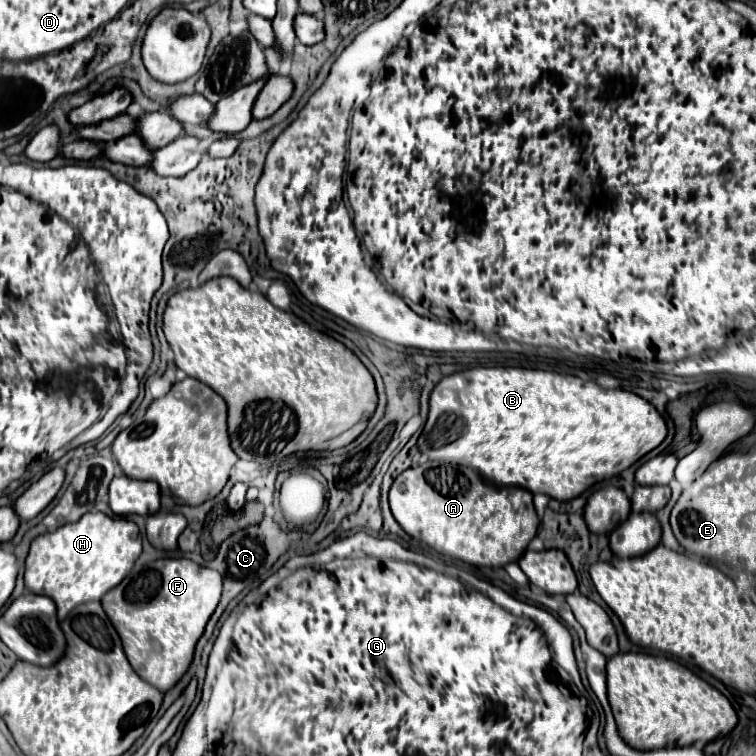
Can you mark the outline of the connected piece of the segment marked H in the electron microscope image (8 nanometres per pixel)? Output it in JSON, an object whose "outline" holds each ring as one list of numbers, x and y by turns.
{"outline":[[88,513,80,521,64,525,52,533,44,533,36,537,30,545,30,553,26,559,26,571,24,571,24,583,26,589,30,589,36,595,44,595,54,599,58,609,58,619,62,621,76,605,86,601,98,601,106,591,116,587,132,569,134,561,142,553,142,537,136,523,126,519,112,519,104,513]]}

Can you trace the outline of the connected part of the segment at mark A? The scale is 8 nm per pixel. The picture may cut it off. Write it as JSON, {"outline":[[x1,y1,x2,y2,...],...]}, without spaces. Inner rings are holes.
{"outline":[[426,461,424,465,410,467,400,473,390,487,390,509,394,519,410,537,420,539,438,553,462,559,478,567,504,567,506,563,518,561,540,525,530,491,522,487,490,485,482,481,474,469,444,461]]}

